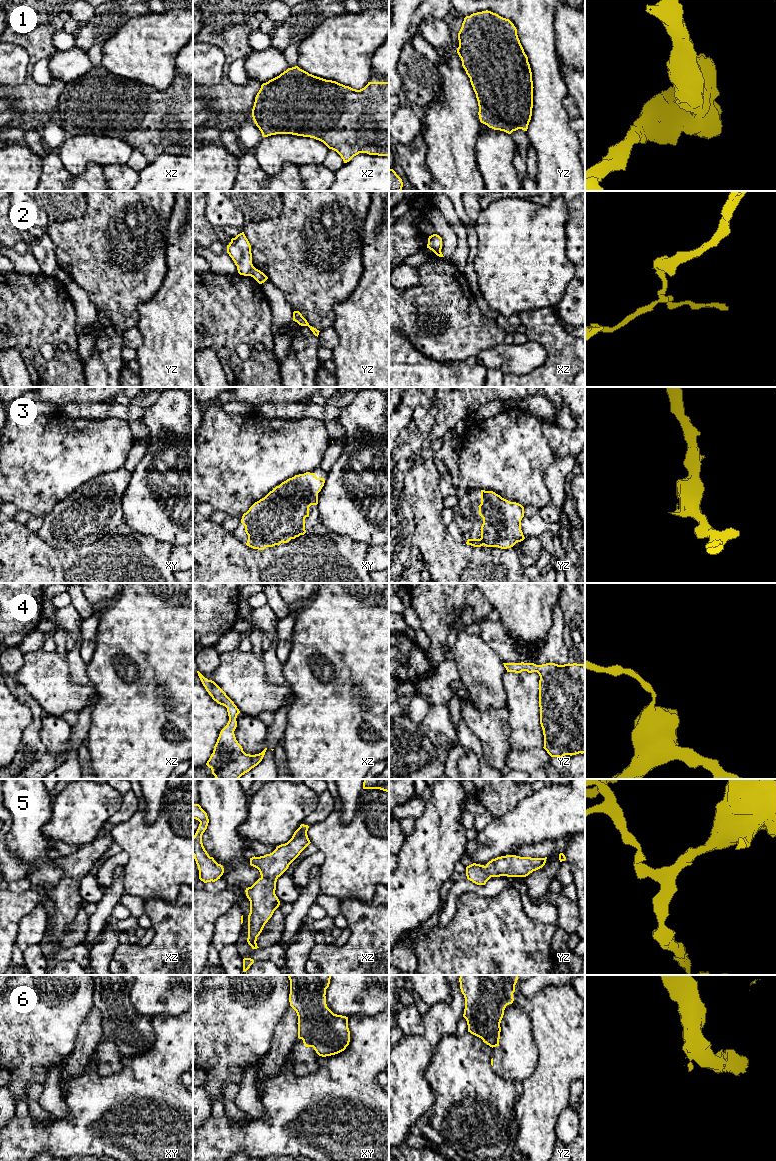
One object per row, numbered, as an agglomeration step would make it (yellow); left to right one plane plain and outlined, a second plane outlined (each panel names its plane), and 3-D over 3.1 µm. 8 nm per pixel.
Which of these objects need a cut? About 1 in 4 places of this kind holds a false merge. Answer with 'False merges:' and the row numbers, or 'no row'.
False merges: 2, 6

